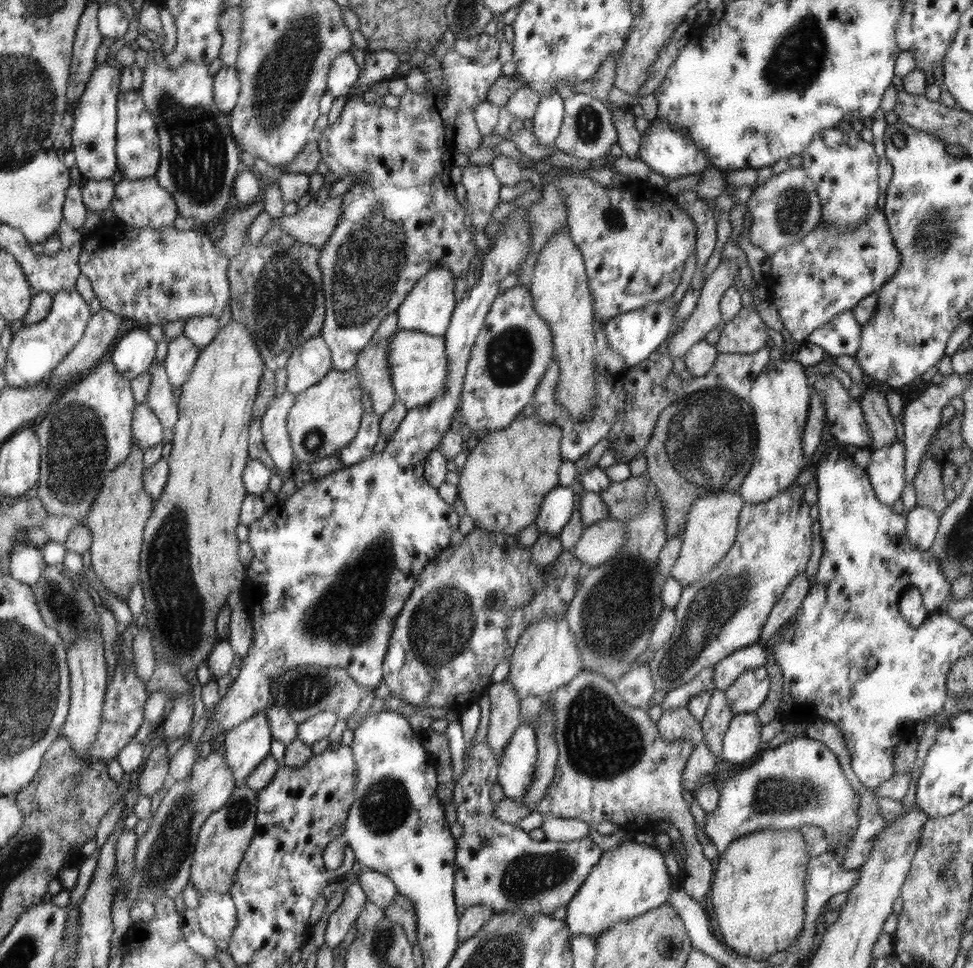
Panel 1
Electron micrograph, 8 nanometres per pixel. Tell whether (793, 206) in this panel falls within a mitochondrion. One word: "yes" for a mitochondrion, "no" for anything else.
yes

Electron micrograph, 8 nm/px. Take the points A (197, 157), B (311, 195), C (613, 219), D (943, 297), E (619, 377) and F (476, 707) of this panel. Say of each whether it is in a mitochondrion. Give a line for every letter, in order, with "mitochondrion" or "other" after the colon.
A: mitochondrion
B: other
C: mitochondrion
D: other
E: other
F: other

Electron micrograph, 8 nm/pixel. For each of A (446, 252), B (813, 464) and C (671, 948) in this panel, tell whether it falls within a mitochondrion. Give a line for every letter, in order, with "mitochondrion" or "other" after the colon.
A: other
B: other
C: other

